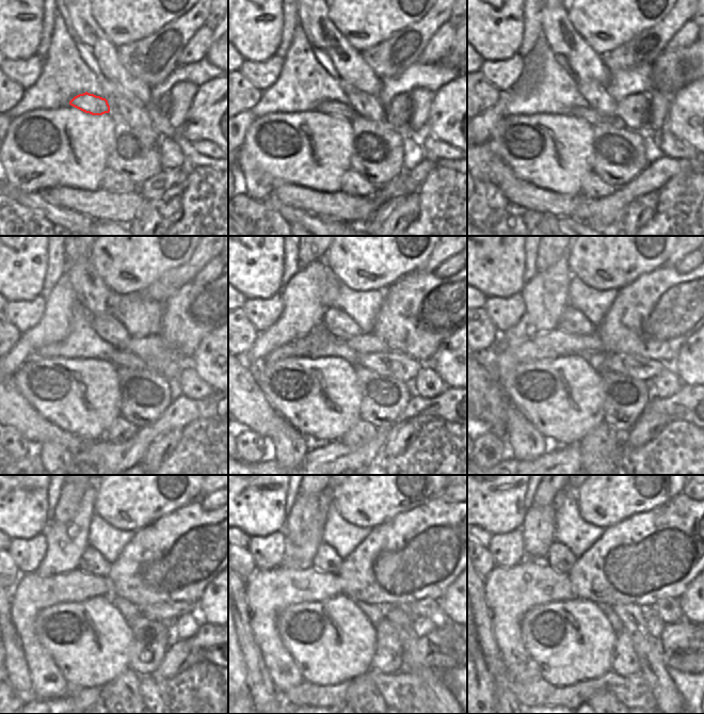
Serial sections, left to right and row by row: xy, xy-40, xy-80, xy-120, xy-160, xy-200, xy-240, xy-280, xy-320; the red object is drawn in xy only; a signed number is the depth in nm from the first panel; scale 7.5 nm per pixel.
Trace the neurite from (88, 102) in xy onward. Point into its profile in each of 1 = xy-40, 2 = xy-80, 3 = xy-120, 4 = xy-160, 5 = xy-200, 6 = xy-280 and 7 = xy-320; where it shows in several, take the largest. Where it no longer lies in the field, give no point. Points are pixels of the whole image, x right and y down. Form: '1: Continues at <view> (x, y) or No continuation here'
1: Continues at xy-40 (334, 108)
2: Continues at xy-80 (593, 117)
3: Continues at xy-120 (120, 358)
4: Continues at xy-160 (380, 362)
5: Continues at xy-200 (622, 364)
6: Continues at xy-280 (429, 608)
7: Continues at xy-320 (669, 611).

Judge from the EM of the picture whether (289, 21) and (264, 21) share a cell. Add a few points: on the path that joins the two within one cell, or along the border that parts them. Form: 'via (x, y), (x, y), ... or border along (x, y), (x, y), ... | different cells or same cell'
border along (283, 11), (283, 32), (281, 43), (277, 46) | different cells

